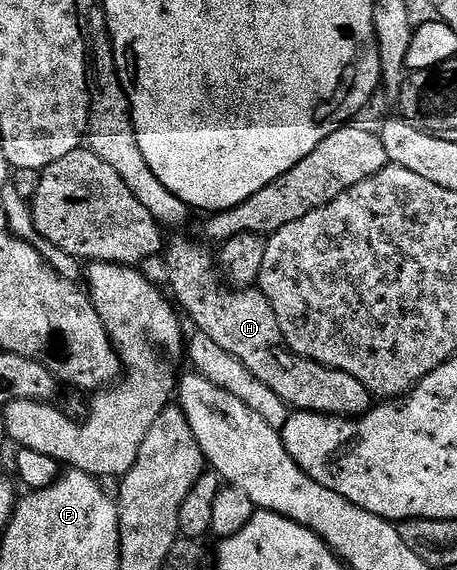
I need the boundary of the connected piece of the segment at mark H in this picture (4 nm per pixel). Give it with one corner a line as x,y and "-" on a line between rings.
179,242
170,246
166,247
165,259
171,270
169,290
173,298
175,293
178,309
195,321
194,329
198,333
209,336
209,340
225,348
229,356
245,364
245,368
249,368
249,372
253,372
253,376
279,399
296,411
313,411
335,417
359,417
371,409
373,395
355,376
290,353
281,336
276,313
262,290
228,288
220,275
214,274
217,262
213,254
195,242

